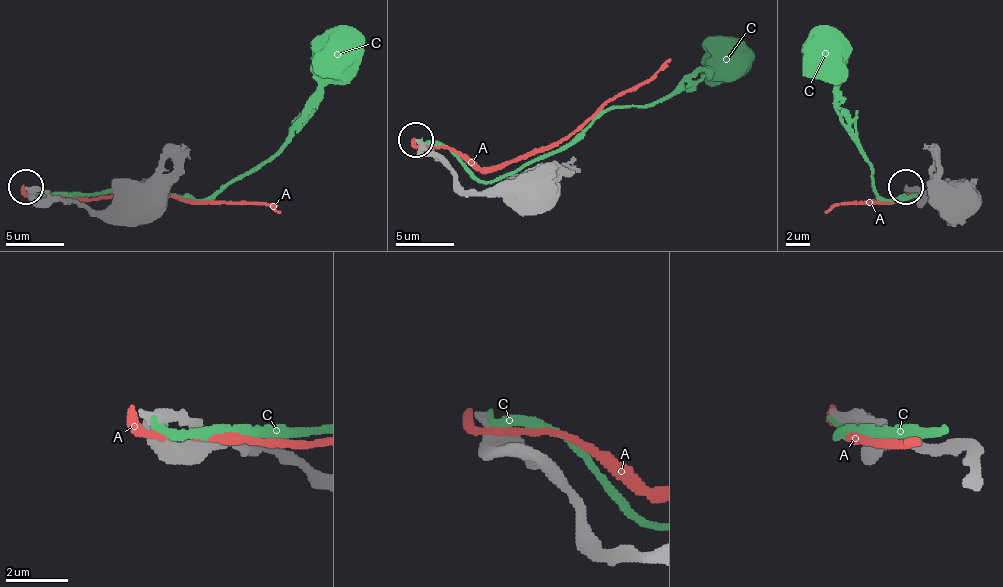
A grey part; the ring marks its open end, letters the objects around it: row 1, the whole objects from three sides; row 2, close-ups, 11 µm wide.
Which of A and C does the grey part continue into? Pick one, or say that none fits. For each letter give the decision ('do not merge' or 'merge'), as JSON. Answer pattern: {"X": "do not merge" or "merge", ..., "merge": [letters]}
{"A": "do not merge", "C": "do not merge", "merge": []}

